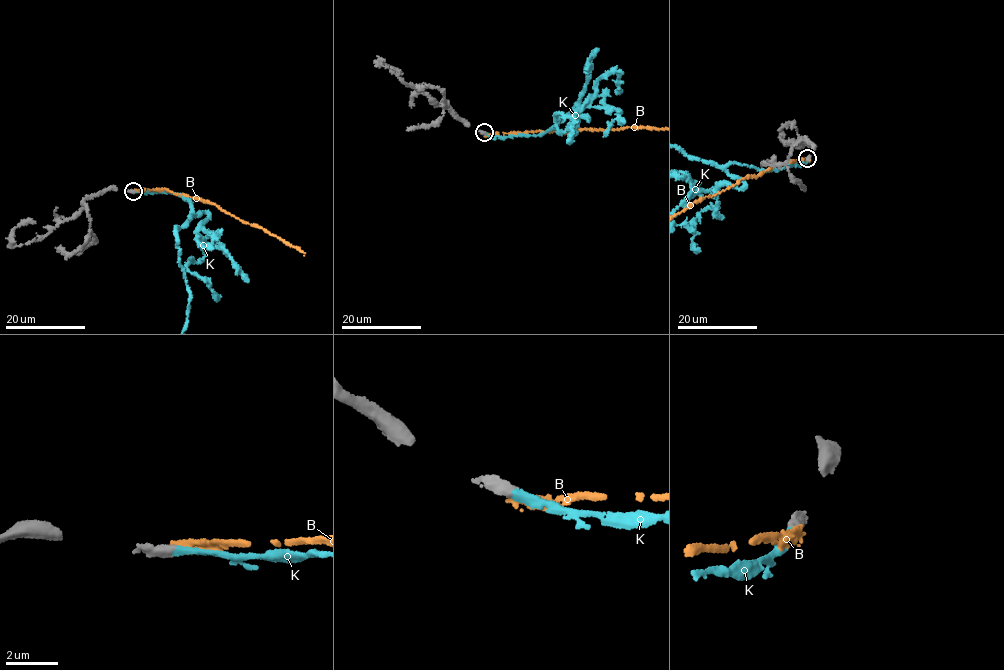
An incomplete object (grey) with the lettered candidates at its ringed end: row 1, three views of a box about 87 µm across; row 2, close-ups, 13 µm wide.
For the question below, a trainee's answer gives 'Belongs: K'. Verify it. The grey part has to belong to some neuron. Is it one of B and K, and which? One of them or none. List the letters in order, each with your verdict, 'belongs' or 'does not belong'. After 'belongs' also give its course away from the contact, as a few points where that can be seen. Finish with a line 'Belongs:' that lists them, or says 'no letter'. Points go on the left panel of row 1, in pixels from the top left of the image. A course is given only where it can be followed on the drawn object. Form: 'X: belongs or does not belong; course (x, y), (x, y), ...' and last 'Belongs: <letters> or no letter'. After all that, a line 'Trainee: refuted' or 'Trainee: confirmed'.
B: does not belong
K: belongs
Belongs: K
Trainee: confirmed

